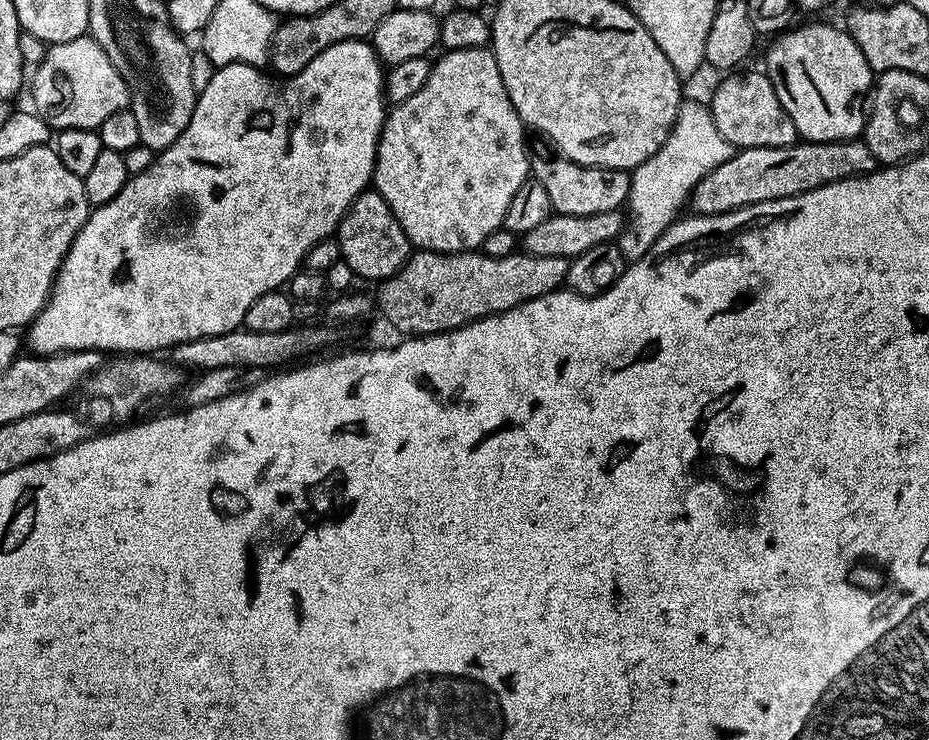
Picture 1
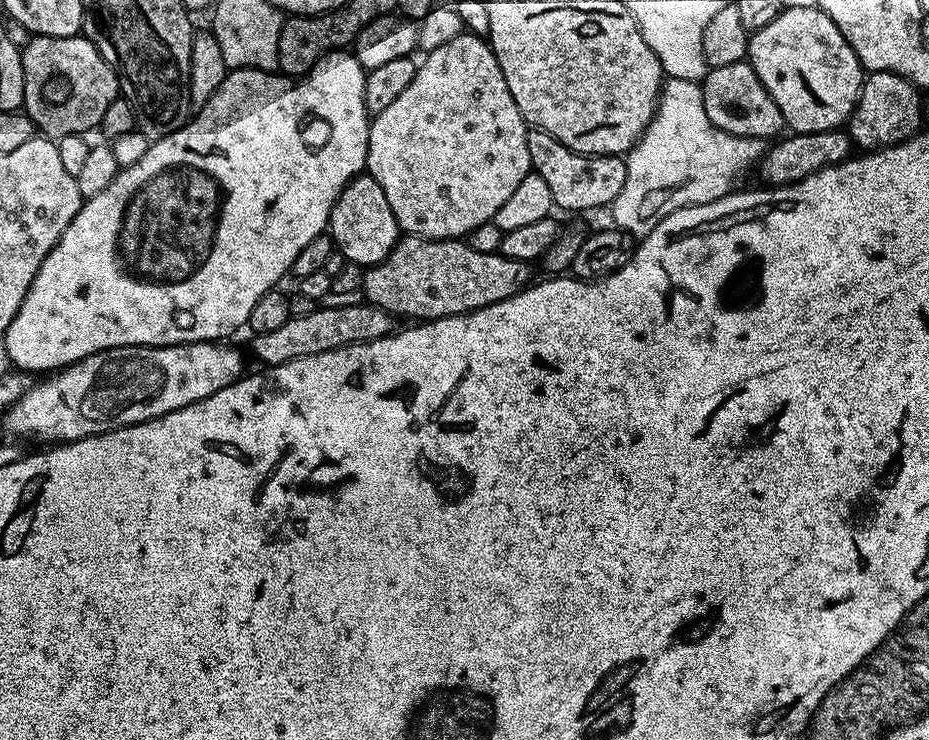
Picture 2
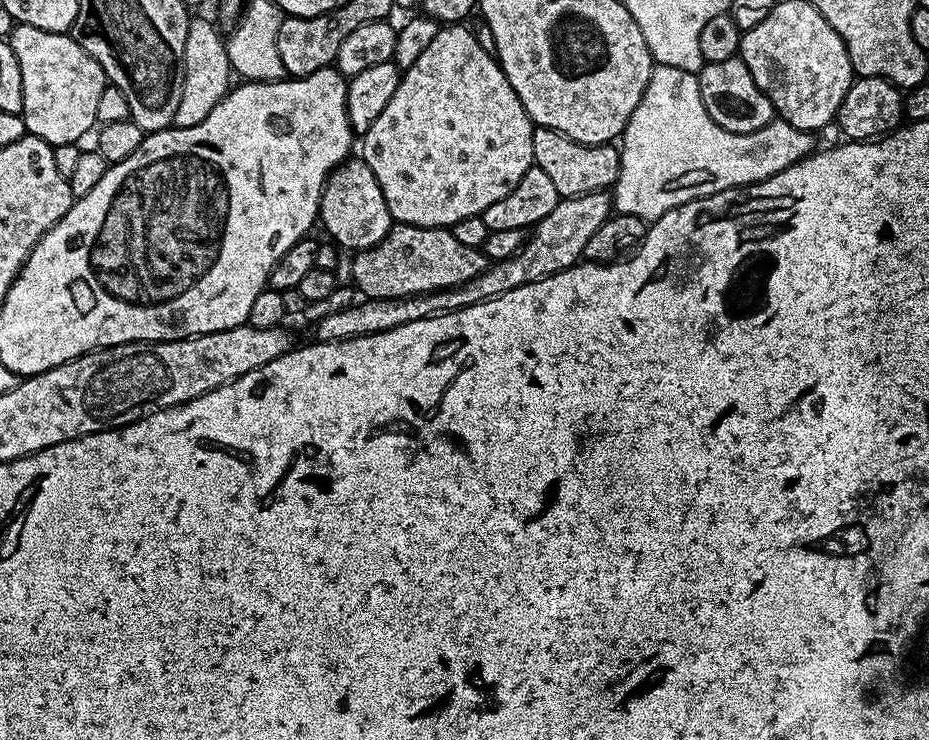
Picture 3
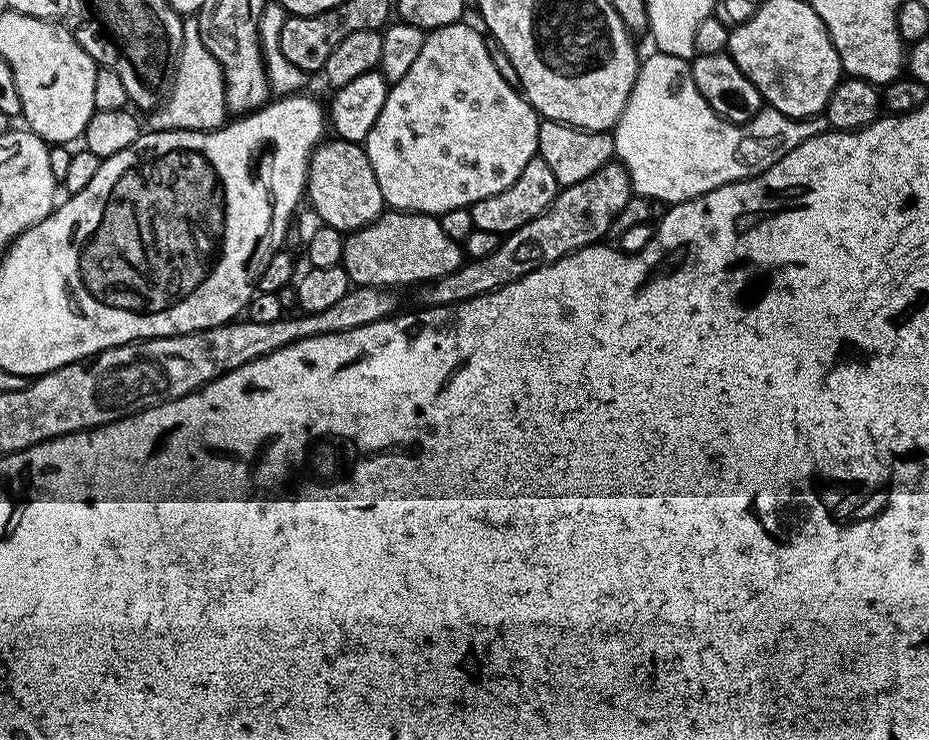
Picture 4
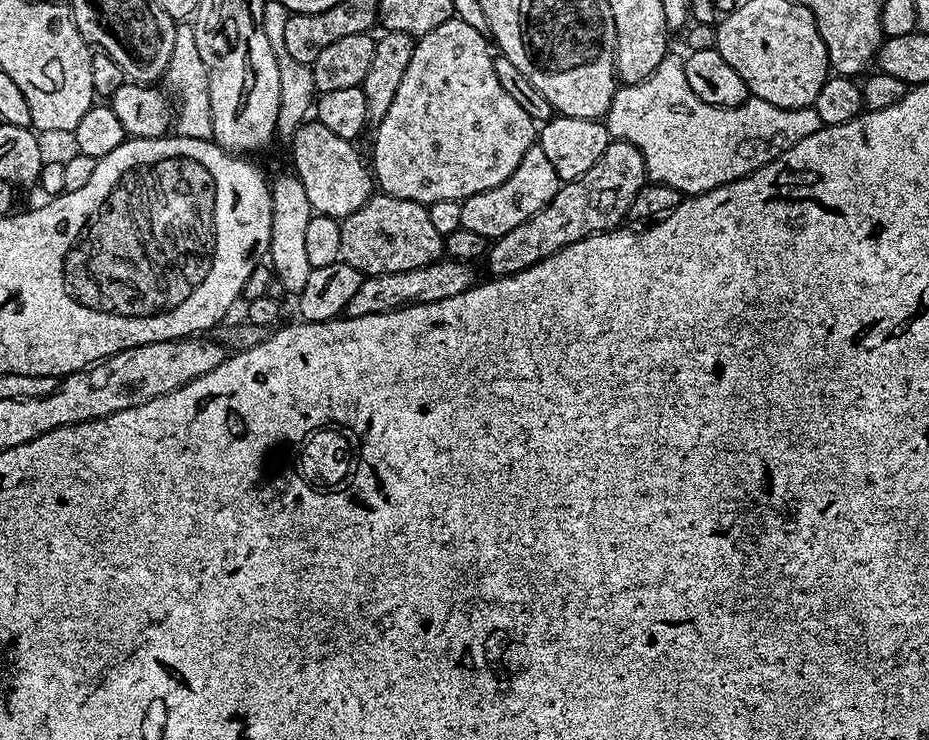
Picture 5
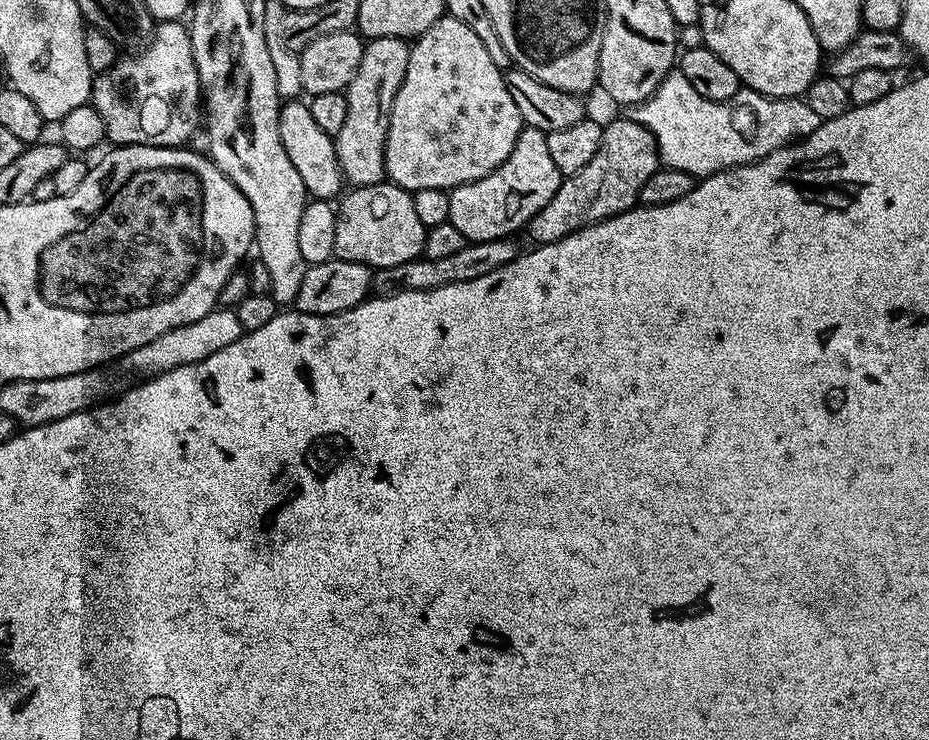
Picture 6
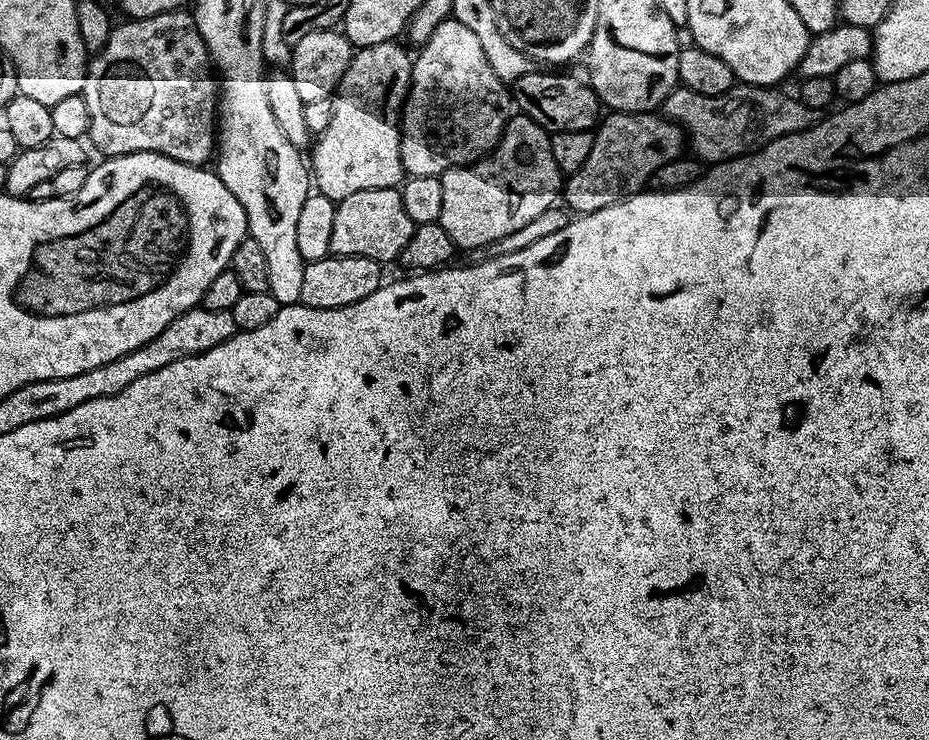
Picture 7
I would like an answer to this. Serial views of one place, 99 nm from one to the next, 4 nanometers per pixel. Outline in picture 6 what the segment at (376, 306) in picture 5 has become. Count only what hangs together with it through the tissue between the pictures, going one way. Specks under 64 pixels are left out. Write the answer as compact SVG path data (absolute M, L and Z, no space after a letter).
M515 239L478 240L465 243L458 254L437 260L411 260L402 266L375 269L372 286L377 293L391 294L393 292L417 292L418 290L434 290L438 286L450 286L454 282L470 282L474 278L482 278L482 274L490 274L490 270L498 270L506 266L517 256L522 248L515 244Z

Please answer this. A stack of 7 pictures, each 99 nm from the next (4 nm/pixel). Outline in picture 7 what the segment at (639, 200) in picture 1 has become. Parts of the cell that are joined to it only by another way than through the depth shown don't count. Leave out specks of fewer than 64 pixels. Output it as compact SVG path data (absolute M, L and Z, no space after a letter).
M678 86L665 98L662 112L684 129L687 143L693 148L691 151L701 161L735 160L738 156L757 152L763 144L769 144L780 136L804 132L812 127L814 113L795 95L787 96L780 91L784 90L777 90L775 87L740 86L721 96L707 96Z

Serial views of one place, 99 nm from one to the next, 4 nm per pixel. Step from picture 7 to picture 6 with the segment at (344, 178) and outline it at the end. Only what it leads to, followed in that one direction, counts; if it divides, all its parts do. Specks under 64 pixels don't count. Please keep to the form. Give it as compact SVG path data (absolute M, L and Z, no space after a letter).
M378 38L368 40L364 46L362 62L358 62L358 74L348 83L346 95L346 122L342 122L342 130L336 137L336 157L340 163L340 175L349 185L379 184L385 179L384 171L384 147L386 146L386 134L390 122L390 110L394 106L394 98L398 94L398 86L402 86L402 78L406 78L406 62L410 44L407 40L398 38Z

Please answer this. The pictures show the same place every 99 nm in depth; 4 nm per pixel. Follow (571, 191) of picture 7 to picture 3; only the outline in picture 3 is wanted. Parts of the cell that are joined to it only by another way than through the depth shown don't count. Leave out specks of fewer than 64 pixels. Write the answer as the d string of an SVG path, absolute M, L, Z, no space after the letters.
M607 191L591 192L581 196L565 196L558 206L542 218L536 227L527 233L522 250L509 260L498 260L489 263L488 268L478 278L470 278L470 282L462 282L457 288L443 288L437 292L424 292L420 296L403 296L402 298L365 299L364 304L352 304L349 308L340 308L337 312L328 312L316 324L315 339L321 344L335 340L349 340L355 336L382 334L386 330L394 330L398 326L406 326L409 322L418 322L431 316L445 316L447 312L456 312L466 306L474 306L495 296L506 294L510 290L518 290L518 286L526 286L530 282L538 282L555 272L561 272L581 263L586 242L594 235L594 230L602 226L608 217L613 215L614 200Z

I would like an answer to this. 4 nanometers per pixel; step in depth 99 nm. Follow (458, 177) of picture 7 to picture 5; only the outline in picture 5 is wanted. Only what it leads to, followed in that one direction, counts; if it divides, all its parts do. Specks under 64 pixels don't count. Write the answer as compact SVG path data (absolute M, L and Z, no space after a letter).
M538 146L526 150L522 154L522 162L518 162L518 170L506 178L498 186L486 190L482 194L474 194L466 198L460 205L462 210L461 228L474 230L474 234L482 234L489 238L506 235L514 226L522 226L526 218L538 214L558 194L562 181L554 174L554 165L546 159L546 154Z

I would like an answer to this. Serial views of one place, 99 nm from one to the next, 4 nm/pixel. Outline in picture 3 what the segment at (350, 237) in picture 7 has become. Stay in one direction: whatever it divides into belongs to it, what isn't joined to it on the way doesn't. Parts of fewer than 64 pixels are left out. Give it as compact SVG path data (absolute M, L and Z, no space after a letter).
M393 223L392 229L373 248L357 251L352 260L352 280L361 297L402 298L437 292L443 288L457 288L470 278L478 278L489 266L483 251L458 242L447 228L423 228Z

